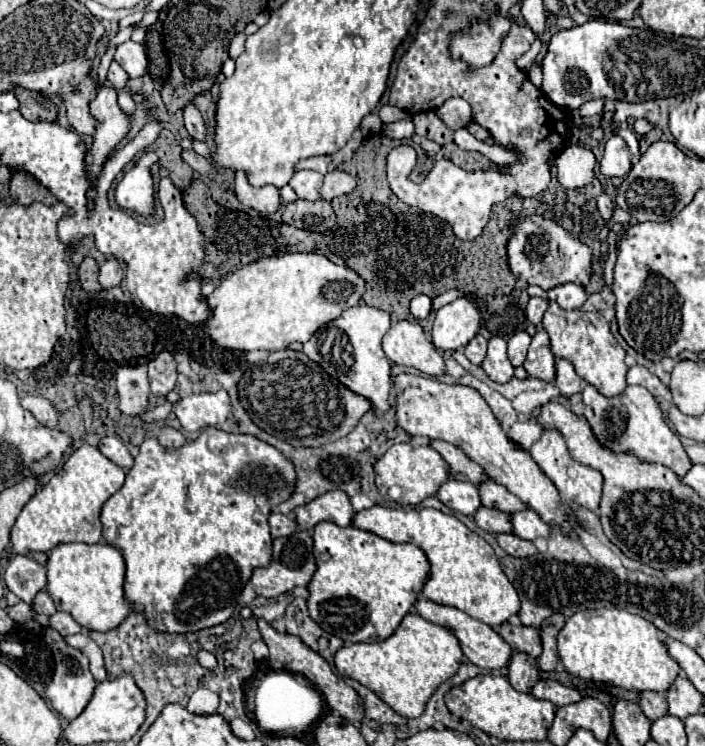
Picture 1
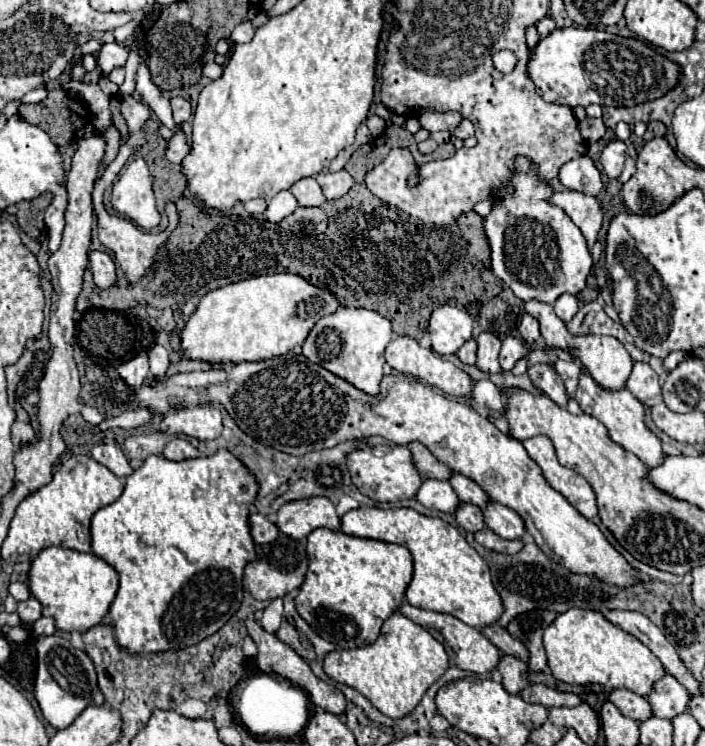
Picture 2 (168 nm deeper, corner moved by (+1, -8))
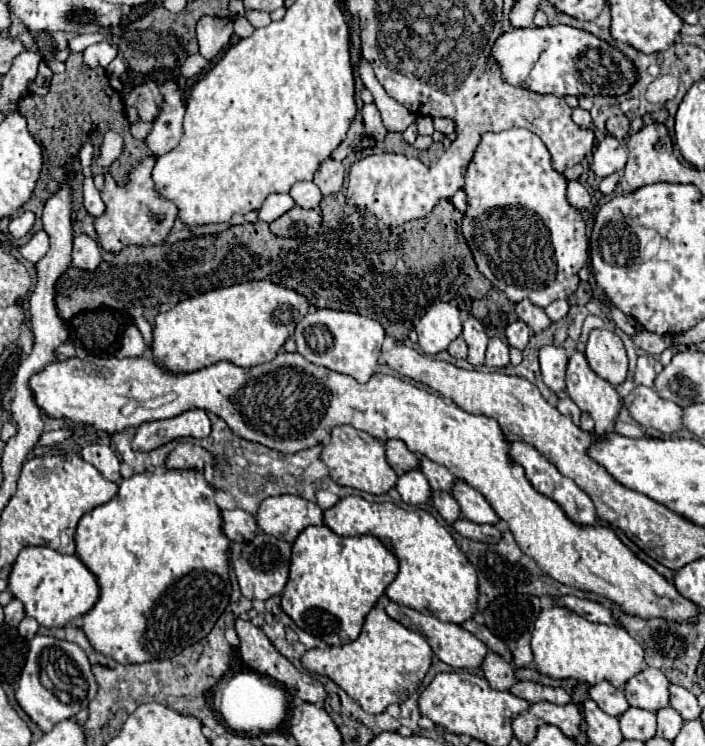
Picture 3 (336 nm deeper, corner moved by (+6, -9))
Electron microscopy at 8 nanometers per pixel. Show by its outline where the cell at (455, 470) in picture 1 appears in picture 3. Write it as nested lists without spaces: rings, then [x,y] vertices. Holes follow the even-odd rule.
[[[389,439],[385,441],[385,457],[387,463],[397,471],[411,471],[411,469],[419,469],[417,467],[417,455],[413,455],[405,443],[401,443],[399,439]]]

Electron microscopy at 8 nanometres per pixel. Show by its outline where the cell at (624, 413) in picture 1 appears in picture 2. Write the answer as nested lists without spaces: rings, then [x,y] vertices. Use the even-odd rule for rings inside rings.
[[[584,372],[582,378],[580,378],[580,386],[578,386],[578,390],[576,390],[576,402],[580,404],[580,408],[582,408],[586,414],[598,418],[598,420],[606,426],[608,436],[610,436],[616,444],[620,444],[624,450],[636,454],[646,466],[656,468],[656,466],[660,466],[660,464],[664,462],[666,454],[664,454],[664,450],[662,450],[662,442],[660,442],[660,438],[646,426],[644,404],[642,404],[638,398],[634,398],[634,396],[630,394],[630,390],[626,390],[626,388],[614,390],[614,392],[602,390],[602,388]]]

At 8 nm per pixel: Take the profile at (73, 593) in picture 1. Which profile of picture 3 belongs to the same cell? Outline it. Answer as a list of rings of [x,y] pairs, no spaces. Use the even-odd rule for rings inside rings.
[[[25,547],[15,559],[7,583],[13,597],[23,603],[25,613],[43,627],[65,627],[71,619],[79,619],[81,615],[85,615],[99,599],[99,585],[91,571],[79,561],[79,557],[57,553],[51,547]]]

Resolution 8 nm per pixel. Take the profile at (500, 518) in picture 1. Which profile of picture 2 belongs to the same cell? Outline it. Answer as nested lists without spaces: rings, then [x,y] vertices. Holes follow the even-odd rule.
[[[462,504],[456,512],[456,520],[458,524],[468,530],[468,532],[480,532],[486,528],[486,522],[484,522],[484,514],[478,506],[474,504]]]

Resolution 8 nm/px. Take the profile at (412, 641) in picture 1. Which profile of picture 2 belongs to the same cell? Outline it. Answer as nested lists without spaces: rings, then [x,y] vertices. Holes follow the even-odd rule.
[[[394,612],[382,626],[382,634],[374,644],[356,650],[334,650],[324,658],[324,672],[364,694],[384,716],[404,718],[426,694],[426,690],[448,670],[448,654],[444,646],[422,626]]]

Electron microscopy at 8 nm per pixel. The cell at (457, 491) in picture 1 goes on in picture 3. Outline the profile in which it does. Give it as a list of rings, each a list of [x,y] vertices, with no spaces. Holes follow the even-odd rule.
[[[417,469],[399,475],[395,489],[401,495],[401,501],[411,503],[411,505],[427,503],[431,497],[431,487],[429,487],[425,475],[421,475],[421,471],[417,471]]]

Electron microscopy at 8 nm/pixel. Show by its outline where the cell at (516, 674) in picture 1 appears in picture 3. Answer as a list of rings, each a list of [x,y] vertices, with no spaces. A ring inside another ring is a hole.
[[[489,651],[481,663],[481,669],[483,669],[483,677],[487,679],[487,683],[493,687],[493,689],[499,689],[499,691],[507,691],[513,683],[515,683],[515,675],[513,675],[513,667],[509,663],[505,663],[501,659],[501,655]]]

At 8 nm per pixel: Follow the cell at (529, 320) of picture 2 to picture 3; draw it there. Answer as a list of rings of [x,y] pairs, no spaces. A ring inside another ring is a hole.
[[[515,321],[511,323],[507,329],[505,329],[505,337],[507,337],[507,343],[509,347],[515,347],[515,349],[525,349],[529,337],[531,337],[531,329],[523,323],[523,321]]]

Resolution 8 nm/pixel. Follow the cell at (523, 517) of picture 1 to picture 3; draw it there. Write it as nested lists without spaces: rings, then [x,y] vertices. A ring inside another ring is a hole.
[[[455,479],[451,495],[457,501],[457,505],[461,507],[461,515],[465,519],[469,519],[473,523],[489,523],[489,525],[499,521],[497,513],[491,509],[487,499],[477,489],[467,485],[467,481]]]

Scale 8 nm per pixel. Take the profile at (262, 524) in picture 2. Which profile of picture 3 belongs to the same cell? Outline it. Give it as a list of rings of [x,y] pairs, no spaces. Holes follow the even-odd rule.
[[[231,509],[231,511],[221,511],[223,523],[221,523],[221,531],[231,539],[231,541],[249,541],[253,539],[255,531],[257,531],[257,523],[255,517],[249,515],[247,511],[241,509]]]

